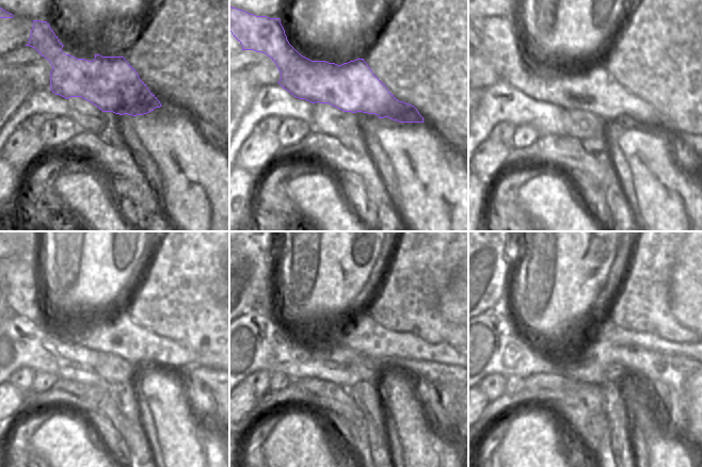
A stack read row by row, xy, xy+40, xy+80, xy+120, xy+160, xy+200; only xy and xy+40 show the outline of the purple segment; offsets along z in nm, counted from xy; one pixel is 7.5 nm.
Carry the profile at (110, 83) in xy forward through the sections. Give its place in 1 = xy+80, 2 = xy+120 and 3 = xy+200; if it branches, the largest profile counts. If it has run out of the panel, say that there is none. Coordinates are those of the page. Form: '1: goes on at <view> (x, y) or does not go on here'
1: goes on at xy+80 (594, 90)
2: goes on at xy+120 (122, 333)
3: goes on at xy+200 (610, 335)

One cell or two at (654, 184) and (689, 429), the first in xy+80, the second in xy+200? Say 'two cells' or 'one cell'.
two cells

